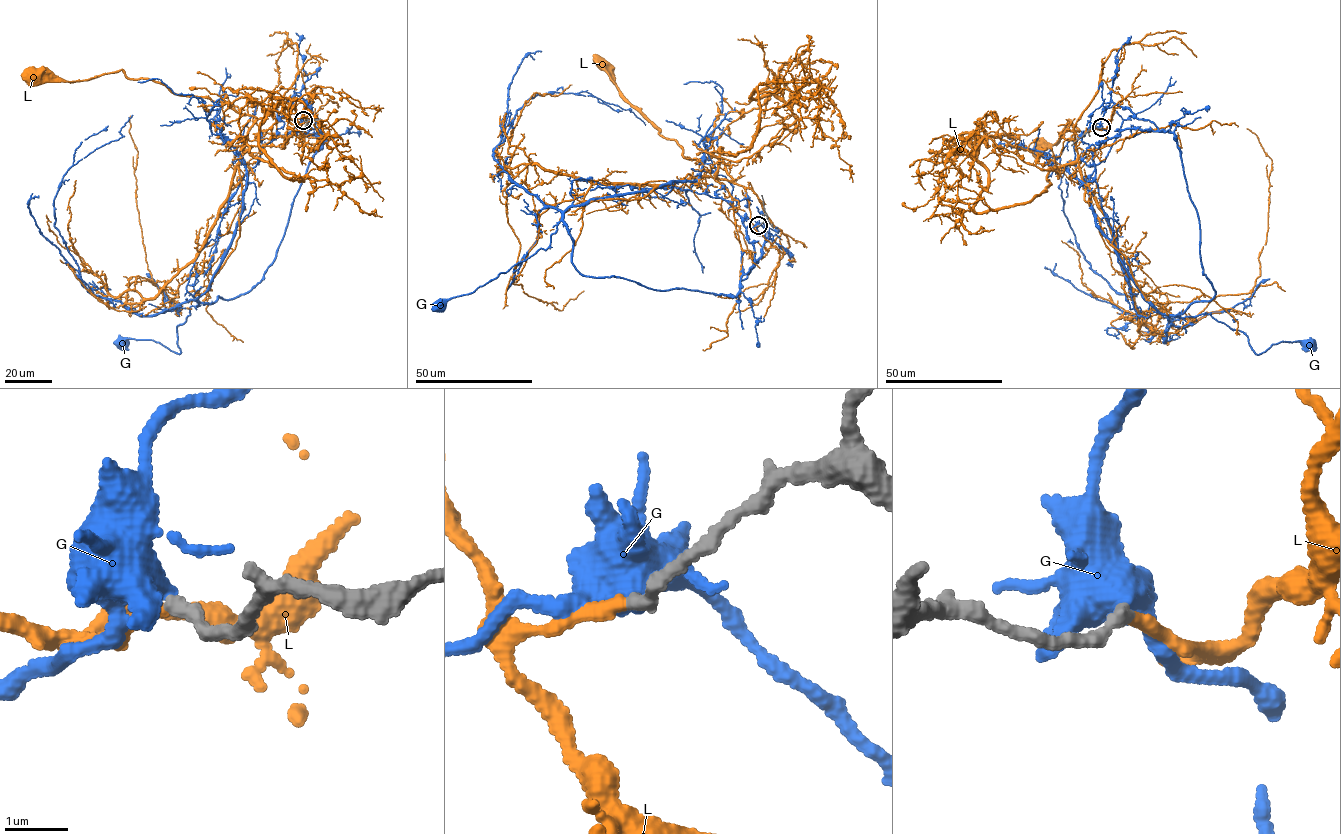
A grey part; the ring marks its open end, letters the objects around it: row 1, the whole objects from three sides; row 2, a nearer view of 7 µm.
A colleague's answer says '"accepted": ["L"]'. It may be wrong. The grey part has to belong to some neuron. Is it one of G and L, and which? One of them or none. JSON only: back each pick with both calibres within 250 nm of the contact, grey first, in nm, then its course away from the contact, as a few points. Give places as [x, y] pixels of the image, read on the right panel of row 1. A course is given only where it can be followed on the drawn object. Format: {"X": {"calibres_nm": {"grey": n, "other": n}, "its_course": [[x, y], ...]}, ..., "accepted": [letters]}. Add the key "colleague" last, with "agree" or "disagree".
{"L": {"calibres_nm": {"grey": 220, "other": 200}, "its_course": [[1102, 127], [1066, 140], [1060, 134], [1080, 131], [1067, 120], [1056, 142], [1037, 150]]}, "accepted": ["L"], "colleague": "agree"}

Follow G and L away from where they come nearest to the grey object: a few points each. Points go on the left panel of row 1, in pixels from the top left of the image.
G: (304, 120), (265, 144), (221, 213), (241, 198), (232, 241), (178, 325), (180, 353), (122, 342)
L: (303, 120), (246, 115), (220, 102), (177, 95), (149, 79), (131, 79), (121, 70), (76, 81), (35, 77)

